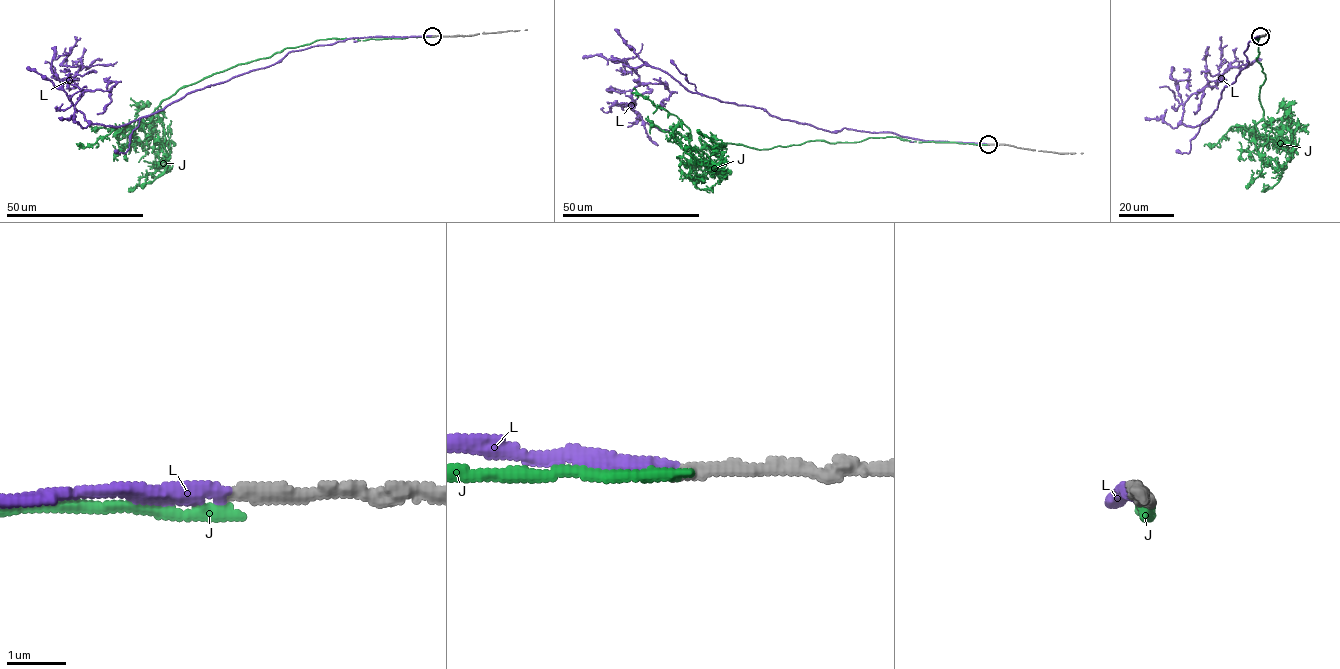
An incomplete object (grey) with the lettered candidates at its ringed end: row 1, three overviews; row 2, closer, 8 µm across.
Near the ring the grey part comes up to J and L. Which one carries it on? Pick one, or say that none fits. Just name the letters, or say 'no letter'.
L

